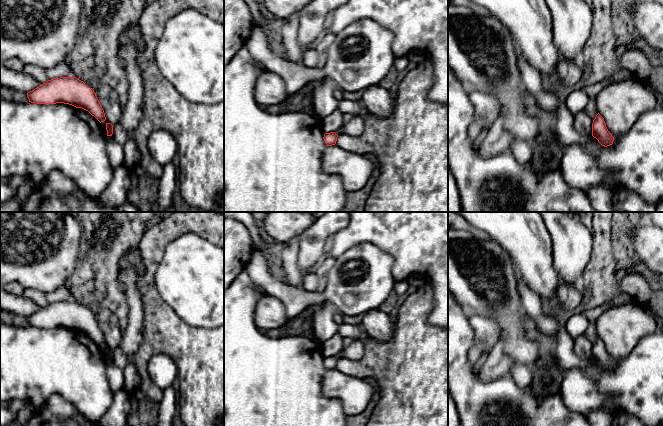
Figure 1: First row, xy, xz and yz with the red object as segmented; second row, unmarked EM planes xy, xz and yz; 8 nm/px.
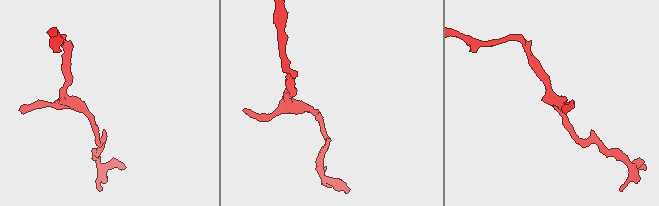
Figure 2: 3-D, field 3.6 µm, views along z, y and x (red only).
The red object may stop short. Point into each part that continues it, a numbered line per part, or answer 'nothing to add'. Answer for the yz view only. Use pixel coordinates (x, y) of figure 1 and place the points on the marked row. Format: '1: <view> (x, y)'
nothing to add

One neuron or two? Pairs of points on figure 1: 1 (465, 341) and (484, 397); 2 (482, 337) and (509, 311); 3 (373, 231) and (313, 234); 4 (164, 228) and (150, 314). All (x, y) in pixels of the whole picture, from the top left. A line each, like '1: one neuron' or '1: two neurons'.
1: one neuron
2: two neurons
3: two neurons
4: one neuron

